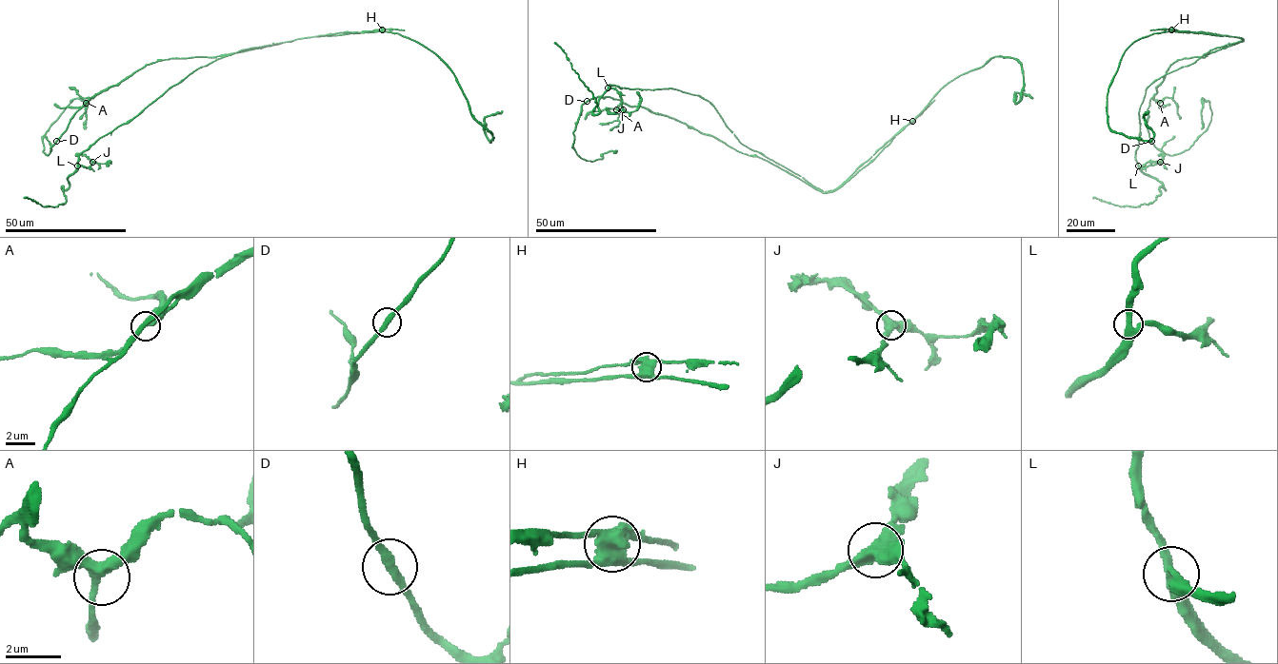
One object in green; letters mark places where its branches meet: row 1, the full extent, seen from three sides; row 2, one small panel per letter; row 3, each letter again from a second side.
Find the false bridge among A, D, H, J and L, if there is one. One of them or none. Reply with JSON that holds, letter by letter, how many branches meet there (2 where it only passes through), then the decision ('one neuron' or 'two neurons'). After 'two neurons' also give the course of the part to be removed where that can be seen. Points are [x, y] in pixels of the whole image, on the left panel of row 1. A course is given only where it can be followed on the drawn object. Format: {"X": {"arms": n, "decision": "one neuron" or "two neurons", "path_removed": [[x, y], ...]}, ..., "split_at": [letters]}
{"A": {"arms": 3, "decision": "one neuron"}, "D": {"arms": 2, "decision": "one neuron"}, "H": {"arms": 4, "decision": "two neurons", "path_removed": [[382, 29], [158, 59], [93, 95], [49, 153], [43, 151], [42, 137], [74, 98], [83, 102], [84, 128]]}, "J": {"arms": 3, "decision": "one neuron"}, "L": {"arms": 3, "decision": "one neuron"}, "split_at": ["H"]}

